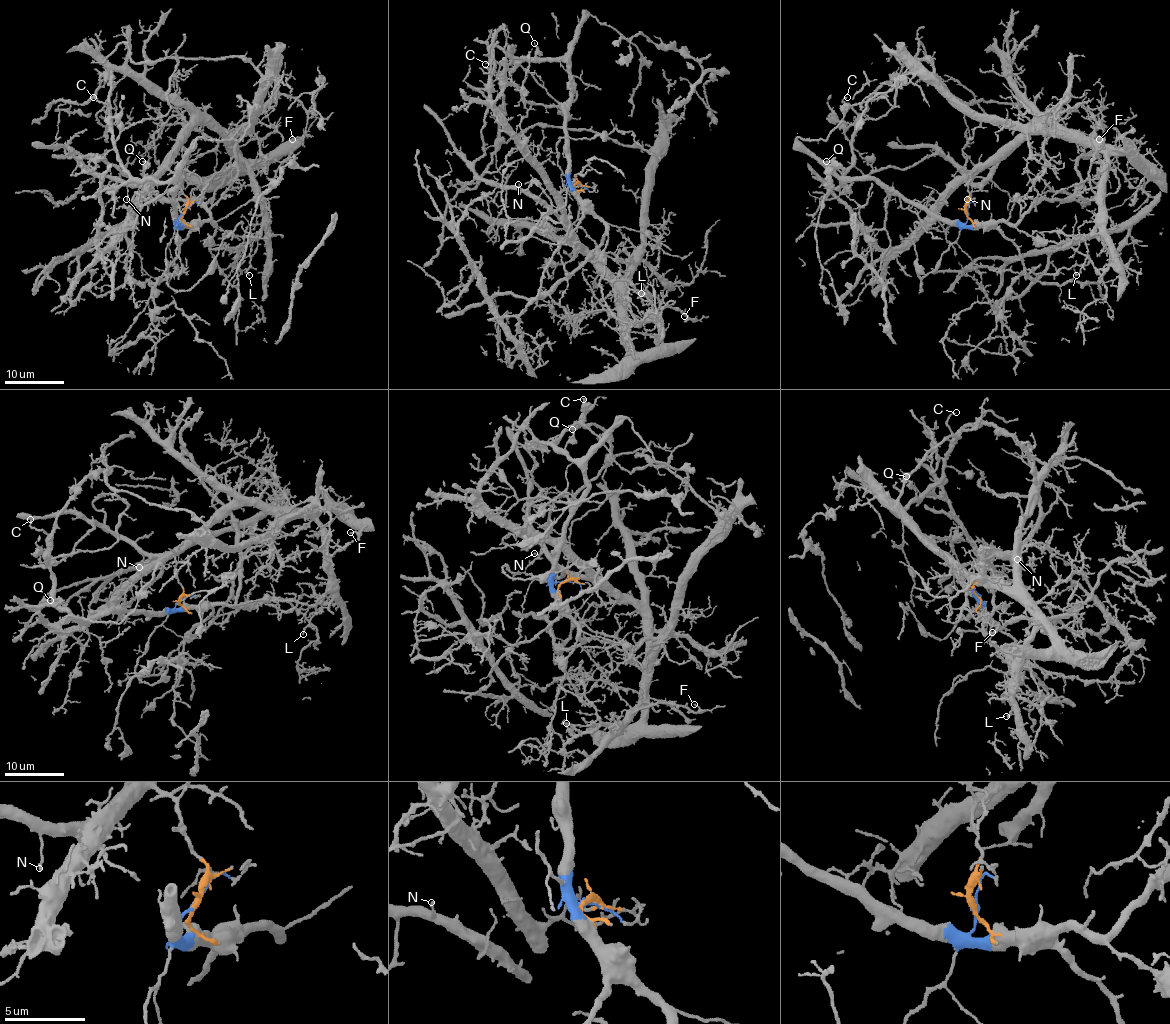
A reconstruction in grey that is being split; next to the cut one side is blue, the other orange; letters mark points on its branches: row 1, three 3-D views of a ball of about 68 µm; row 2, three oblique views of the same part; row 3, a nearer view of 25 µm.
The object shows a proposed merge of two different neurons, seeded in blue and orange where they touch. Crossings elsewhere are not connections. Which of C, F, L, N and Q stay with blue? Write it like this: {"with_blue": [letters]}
{"with_blue": ["C", "Q"]}

